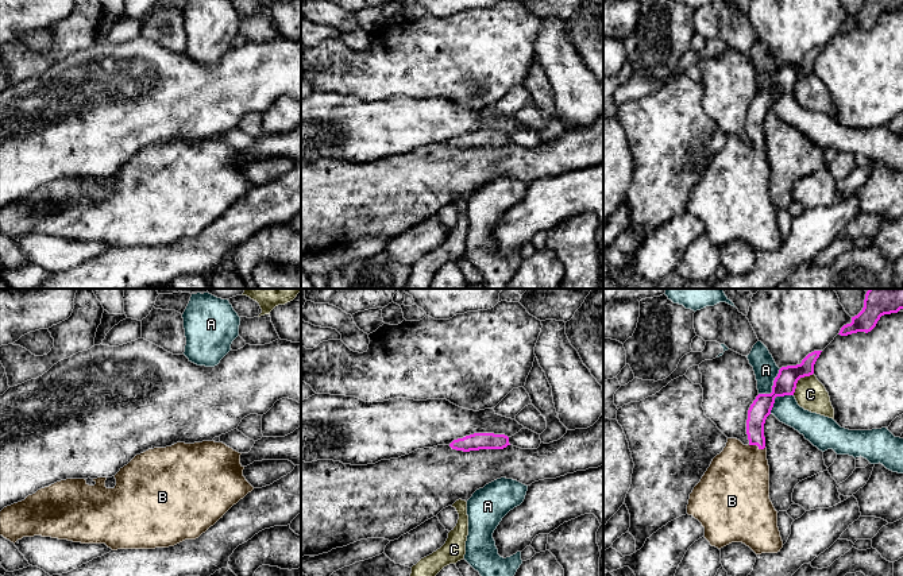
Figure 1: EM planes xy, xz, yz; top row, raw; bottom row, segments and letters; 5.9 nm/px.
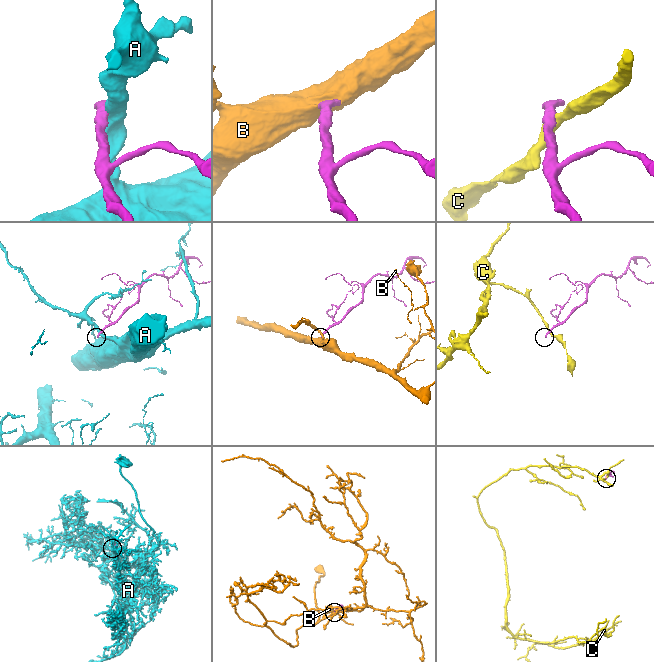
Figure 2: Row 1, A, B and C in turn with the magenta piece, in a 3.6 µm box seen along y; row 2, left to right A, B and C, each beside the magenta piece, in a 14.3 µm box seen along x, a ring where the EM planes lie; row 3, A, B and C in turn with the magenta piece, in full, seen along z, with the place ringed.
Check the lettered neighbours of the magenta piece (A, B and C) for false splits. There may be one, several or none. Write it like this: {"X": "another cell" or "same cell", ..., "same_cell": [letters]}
{"A": "another cell", "B": "same cell", "C": "another cell", "same_cell": ["B"]}

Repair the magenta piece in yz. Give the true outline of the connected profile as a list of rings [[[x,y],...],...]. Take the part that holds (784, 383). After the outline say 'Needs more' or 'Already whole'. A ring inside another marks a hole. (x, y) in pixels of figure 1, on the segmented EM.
[[[822,351],[809,353],[800,364],[787,366],[779,370],[773,380],[771,394],[759,394],[748,410],[746,434],[749,444],[744,445],[737,438],[728,438],[723,451],[717,455],[701,482],[694,487],[690,494],[687,514],[698,519],[705,527],[705,538],[711,546],[718,549],[732,544],[742,542],[749,546],[756,554],[777,553],[783,548],[783,541],[777,527],[777,511],[769,499],[769,465],[767,460],[767,448],[764,437],[764,424],[775,403],[776,397],[794,395],[796,383],[800,378],[814,374],[814,364]]]. Needs more

